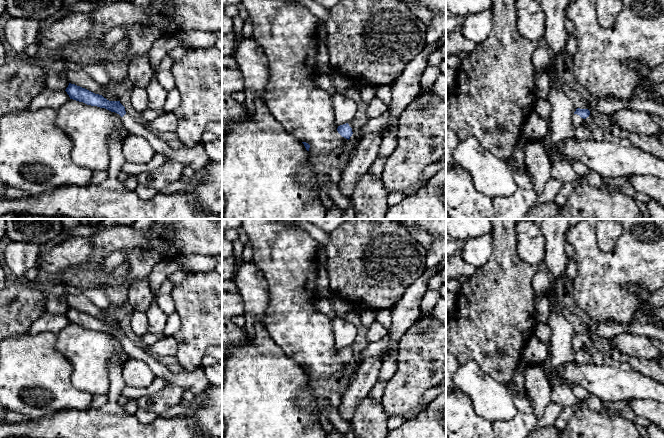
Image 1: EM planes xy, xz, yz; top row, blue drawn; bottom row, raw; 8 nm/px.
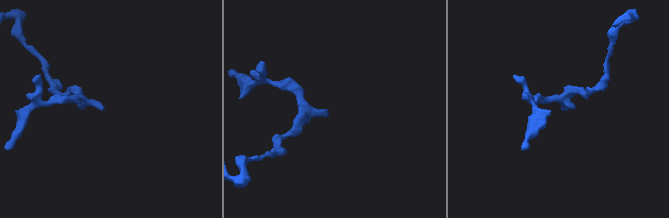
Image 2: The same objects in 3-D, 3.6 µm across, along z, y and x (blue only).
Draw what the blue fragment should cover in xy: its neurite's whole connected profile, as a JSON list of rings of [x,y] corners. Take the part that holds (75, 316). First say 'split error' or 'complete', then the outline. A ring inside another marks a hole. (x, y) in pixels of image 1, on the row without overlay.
split error; [[[69,307],[65,314],[70,323],[83,326],[87,329],[105,332],[115,336],[122,341],[123,348],[130,358],[144,361],[154,373],[155,377],[164,379],[168,384],[177,385],[185,390],[191,391],[195,396],[203,393],[210,383],[206,379],[203,367],[199,367],[192,372],[174,373],[158,360],[158,357],[137,346],[125,335],[125,331],[120,325],[109,325],[102,319],[95,318],[85,312]]]

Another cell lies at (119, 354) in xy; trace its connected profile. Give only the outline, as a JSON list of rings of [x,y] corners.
[[[112,336],[115,343],[115,350],[112,358],[108,361],[108,370],[110,371],[114,366],[117,366],[122,363],[122,360],[126,357],[127,353],[125,352],[122,341]]]

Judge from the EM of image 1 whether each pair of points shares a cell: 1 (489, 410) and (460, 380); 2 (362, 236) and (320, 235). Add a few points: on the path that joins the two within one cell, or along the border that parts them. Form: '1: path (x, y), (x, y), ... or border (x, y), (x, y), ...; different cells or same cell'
1: path (484, 402), (468, 386); same cell
2: border (329, 233), (329, 239), (324, 245); different cells

